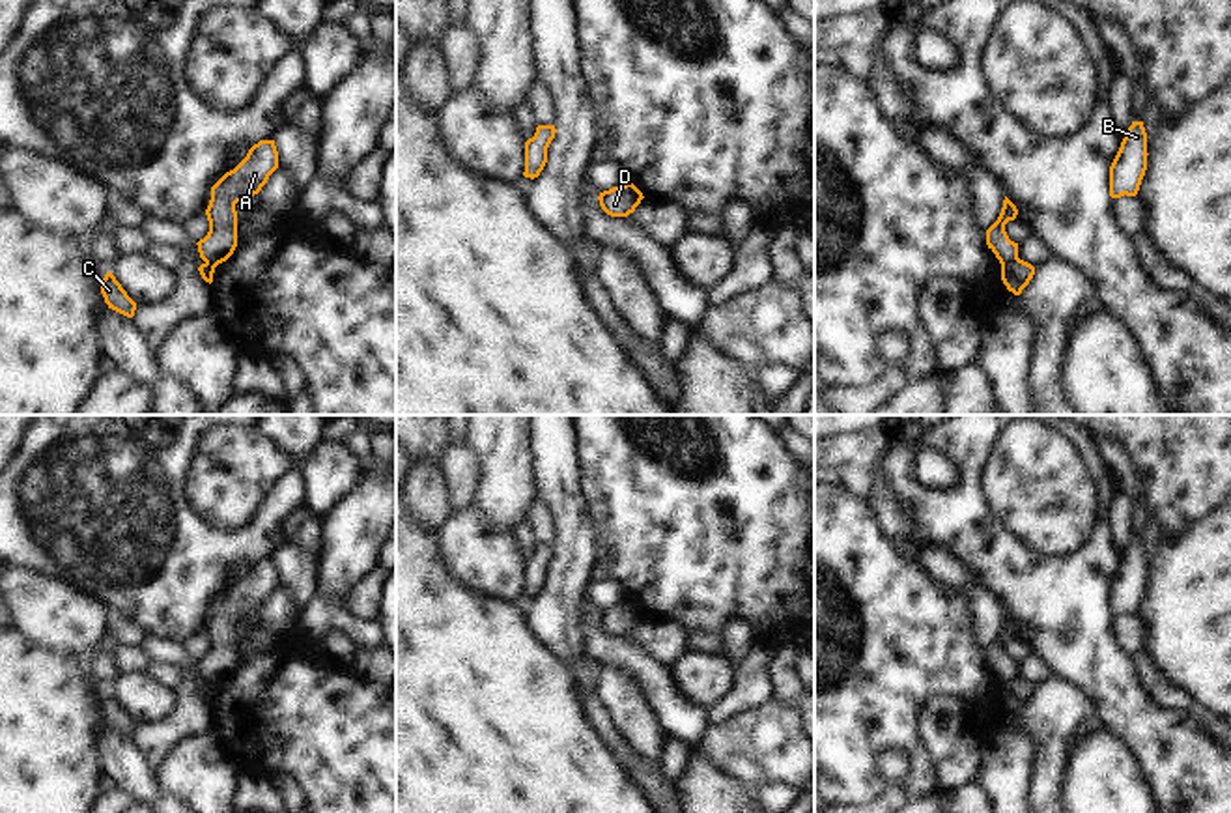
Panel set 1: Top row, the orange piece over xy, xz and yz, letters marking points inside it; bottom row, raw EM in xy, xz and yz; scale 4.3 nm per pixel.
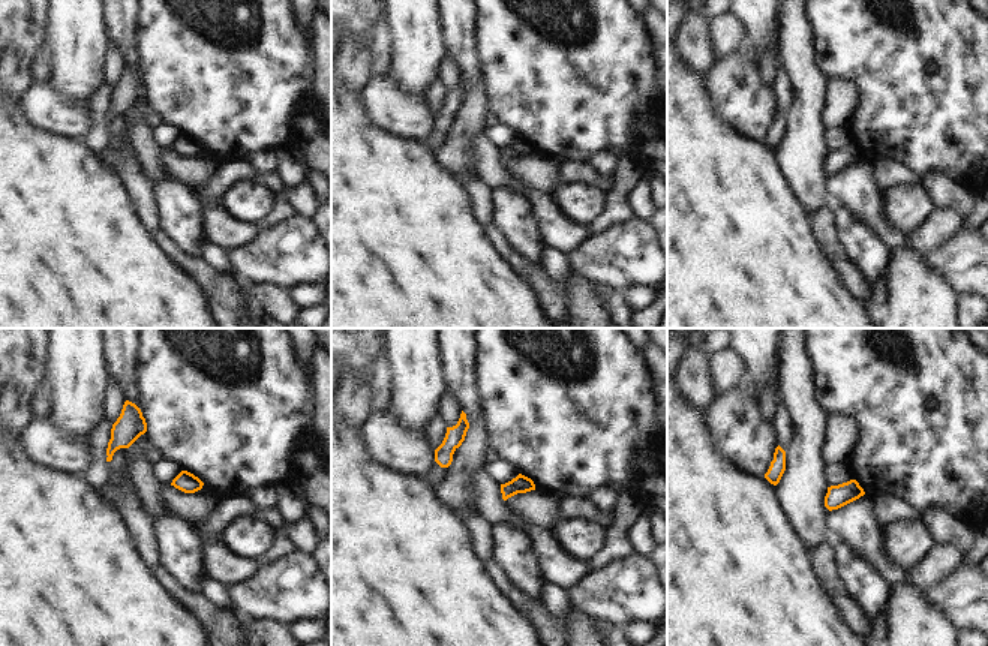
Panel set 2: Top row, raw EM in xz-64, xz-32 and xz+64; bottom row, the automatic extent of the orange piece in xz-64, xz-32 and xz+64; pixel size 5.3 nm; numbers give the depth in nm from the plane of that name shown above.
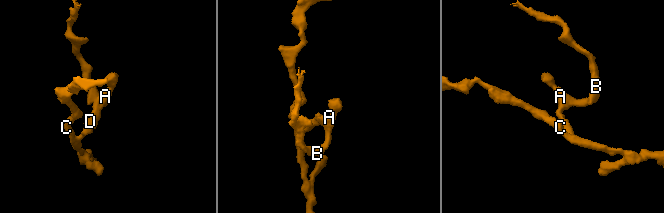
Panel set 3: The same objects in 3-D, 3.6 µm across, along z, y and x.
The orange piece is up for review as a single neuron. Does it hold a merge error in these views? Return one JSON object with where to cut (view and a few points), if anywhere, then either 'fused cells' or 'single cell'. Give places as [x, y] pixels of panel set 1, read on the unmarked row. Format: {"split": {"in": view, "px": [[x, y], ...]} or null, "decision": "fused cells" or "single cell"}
{"split": {"in": "yz", "px": [[1017, 675], [1002, 684]]}, "decision": "fused cells"}

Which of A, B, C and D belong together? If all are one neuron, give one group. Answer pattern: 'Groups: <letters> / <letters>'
Groups: A B / C D

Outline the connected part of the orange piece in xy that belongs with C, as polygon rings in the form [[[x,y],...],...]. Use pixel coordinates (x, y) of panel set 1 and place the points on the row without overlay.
[[[108,690],[101,701],[101,712],[108,727],[133,736],[136,729],[136,721],[127,714],[116,695]]]

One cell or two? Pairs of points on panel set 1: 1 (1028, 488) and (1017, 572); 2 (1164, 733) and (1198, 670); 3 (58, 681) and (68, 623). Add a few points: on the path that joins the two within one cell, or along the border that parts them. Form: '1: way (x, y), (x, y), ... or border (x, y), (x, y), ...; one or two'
1: border (990, 505), (1026, 542), (1052, 554), (1061, 554); two
2: border (1192, 709), (1200, 714); two
3: border (25, 632), (43, 645), (88, 658); two

